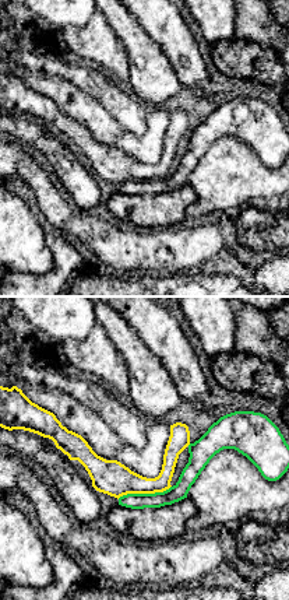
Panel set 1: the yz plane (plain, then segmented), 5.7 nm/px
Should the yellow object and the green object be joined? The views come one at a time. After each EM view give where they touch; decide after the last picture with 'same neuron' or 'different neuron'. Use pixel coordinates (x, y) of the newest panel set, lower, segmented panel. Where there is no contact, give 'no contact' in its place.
(144, 493)

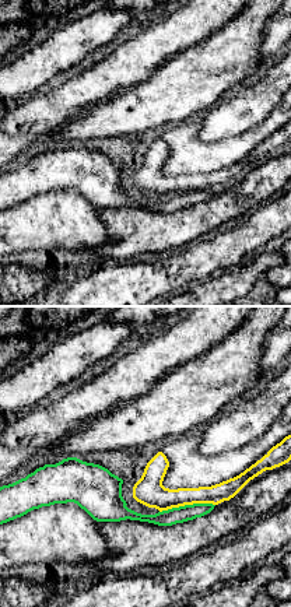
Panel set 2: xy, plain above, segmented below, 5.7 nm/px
(186, 504)

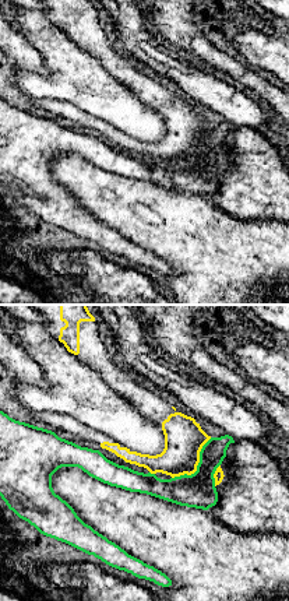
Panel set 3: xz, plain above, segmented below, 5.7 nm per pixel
(197, 464)

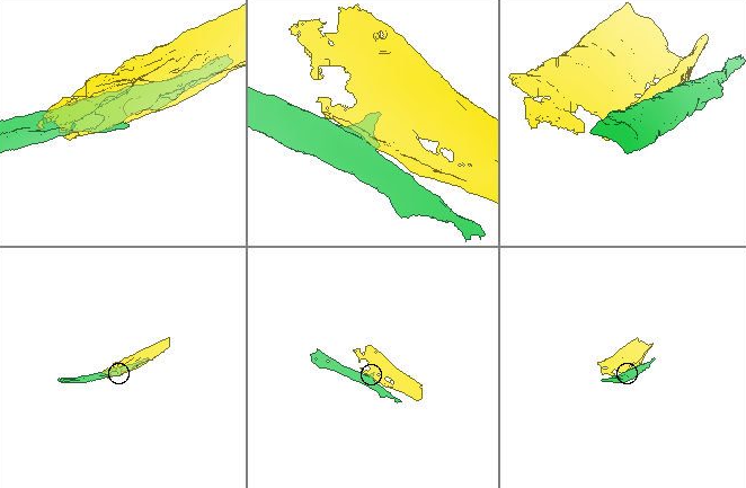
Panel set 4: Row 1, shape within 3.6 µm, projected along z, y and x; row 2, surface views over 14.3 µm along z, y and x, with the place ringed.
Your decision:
different neuron

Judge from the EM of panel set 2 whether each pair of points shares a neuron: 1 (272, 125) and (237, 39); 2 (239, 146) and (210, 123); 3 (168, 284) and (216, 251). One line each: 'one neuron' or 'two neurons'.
1: two neurons
2: two neurons
3: one neuron

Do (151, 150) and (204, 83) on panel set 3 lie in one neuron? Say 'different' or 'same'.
different

